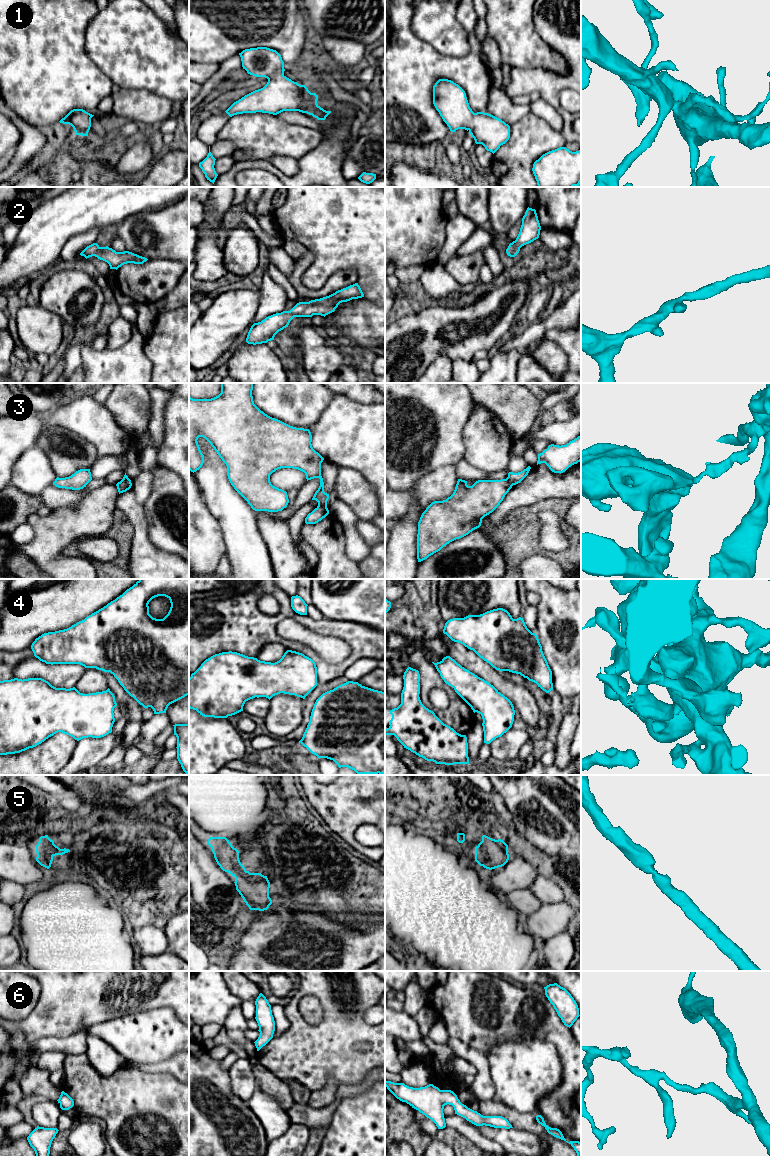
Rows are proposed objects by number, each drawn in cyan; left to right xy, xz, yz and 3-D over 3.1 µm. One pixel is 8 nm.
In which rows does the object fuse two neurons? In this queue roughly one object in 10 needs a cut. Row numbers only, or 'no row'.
3

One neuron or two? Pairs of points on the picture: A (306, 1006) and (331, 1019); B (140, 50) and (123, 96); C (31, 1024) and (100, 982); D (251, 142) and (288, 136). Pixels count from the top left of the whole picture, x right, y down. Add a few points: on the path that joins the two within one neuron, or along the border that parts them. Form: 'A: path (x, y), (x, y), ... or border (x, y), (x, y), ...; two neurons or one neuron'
A: border (310, 995), (319, 1000), (323, 1011), (317, 1024); two neurons
B: border (119, 87), (146, 89), (148, 91); two neurons
C: path (48, 1019), (55, 1015), (83, 987); one neuron
D: path (260, 137), (279, 137); one neuron

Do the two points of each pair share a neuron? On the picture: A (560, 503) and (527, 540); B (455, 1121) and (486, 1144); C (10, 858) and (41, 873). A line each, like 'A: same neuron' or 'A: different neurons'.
A: same neuron
B: same neuron
C: same neuron

